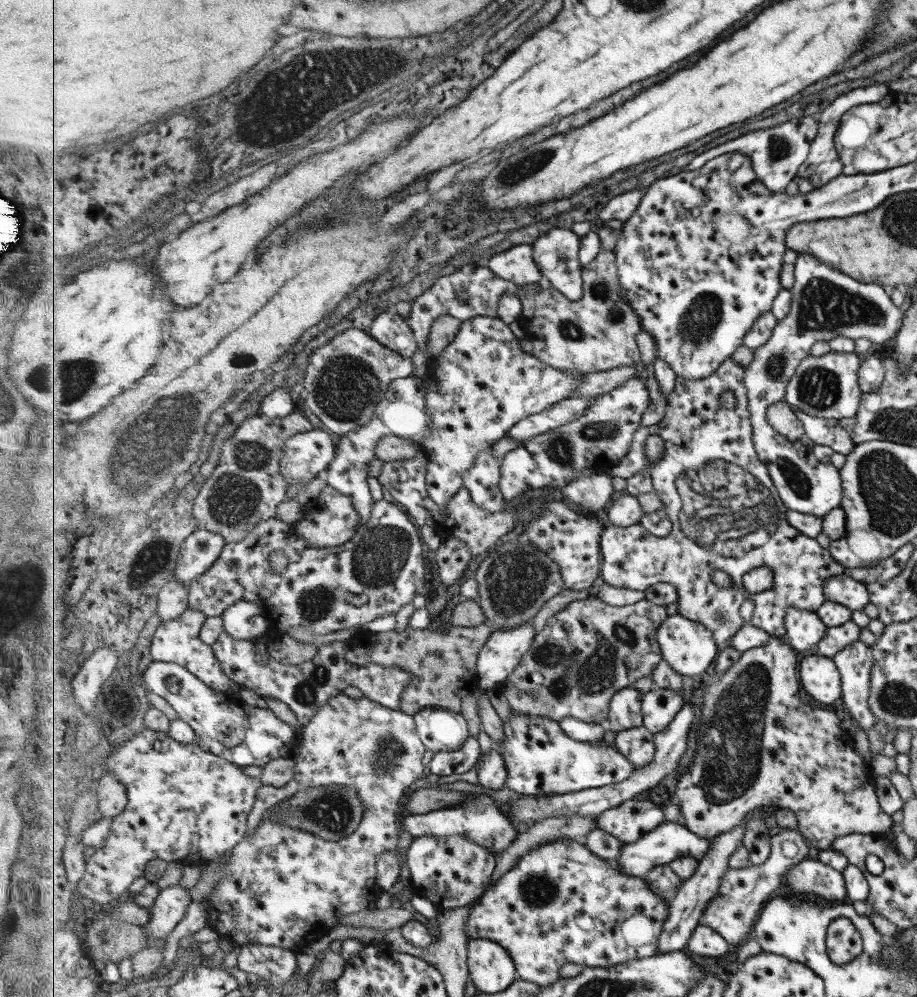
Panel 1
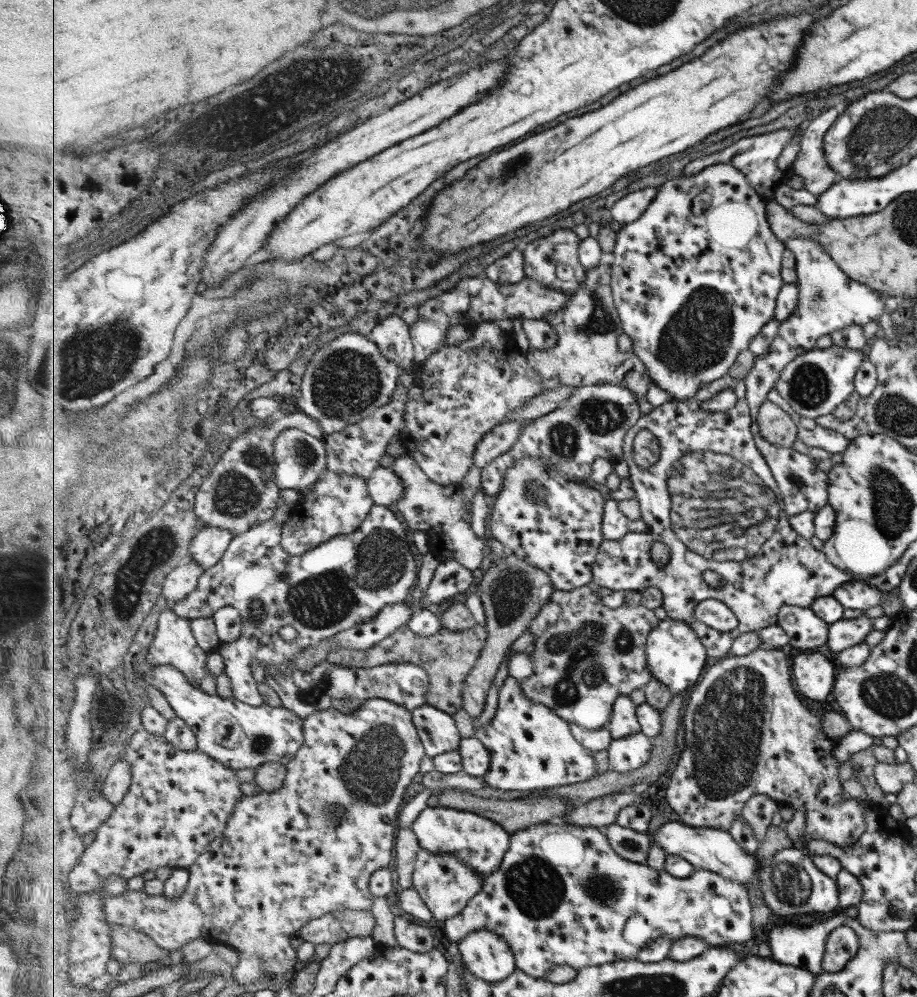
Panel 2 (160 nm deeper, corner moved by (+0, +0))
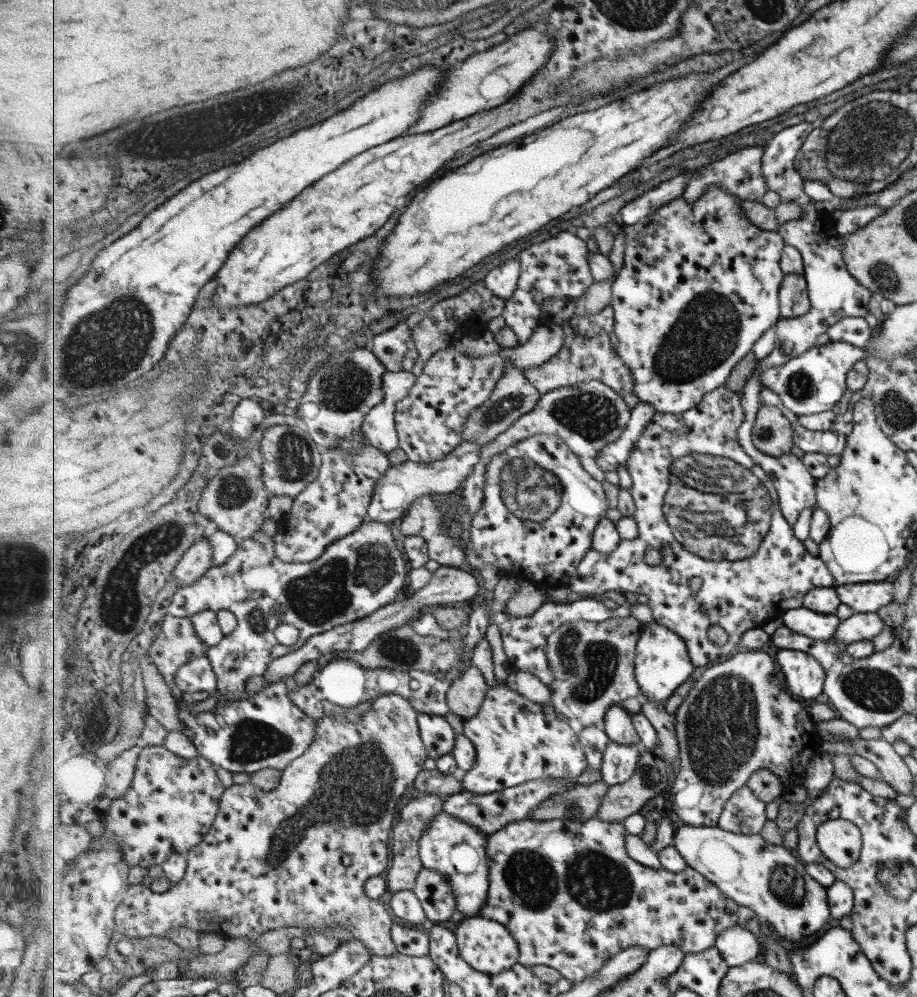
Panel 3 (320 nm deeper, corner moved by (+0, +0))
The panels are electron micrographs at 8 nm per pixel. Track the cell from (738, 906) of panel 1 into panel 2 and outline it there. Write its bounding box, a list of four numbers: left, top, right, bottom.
[443,819,753,979]

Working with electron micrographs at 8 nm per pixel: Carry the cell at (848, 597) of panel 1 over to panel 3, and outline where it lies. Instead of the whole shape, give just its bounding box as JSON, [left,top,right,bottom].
[834,583,892,613]

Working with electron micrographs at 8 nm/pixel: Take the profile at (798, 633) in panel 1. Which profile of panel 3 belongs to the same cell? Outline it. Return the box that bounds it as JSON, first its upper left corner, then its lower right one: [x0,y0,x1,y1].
[782,606,840,641]

